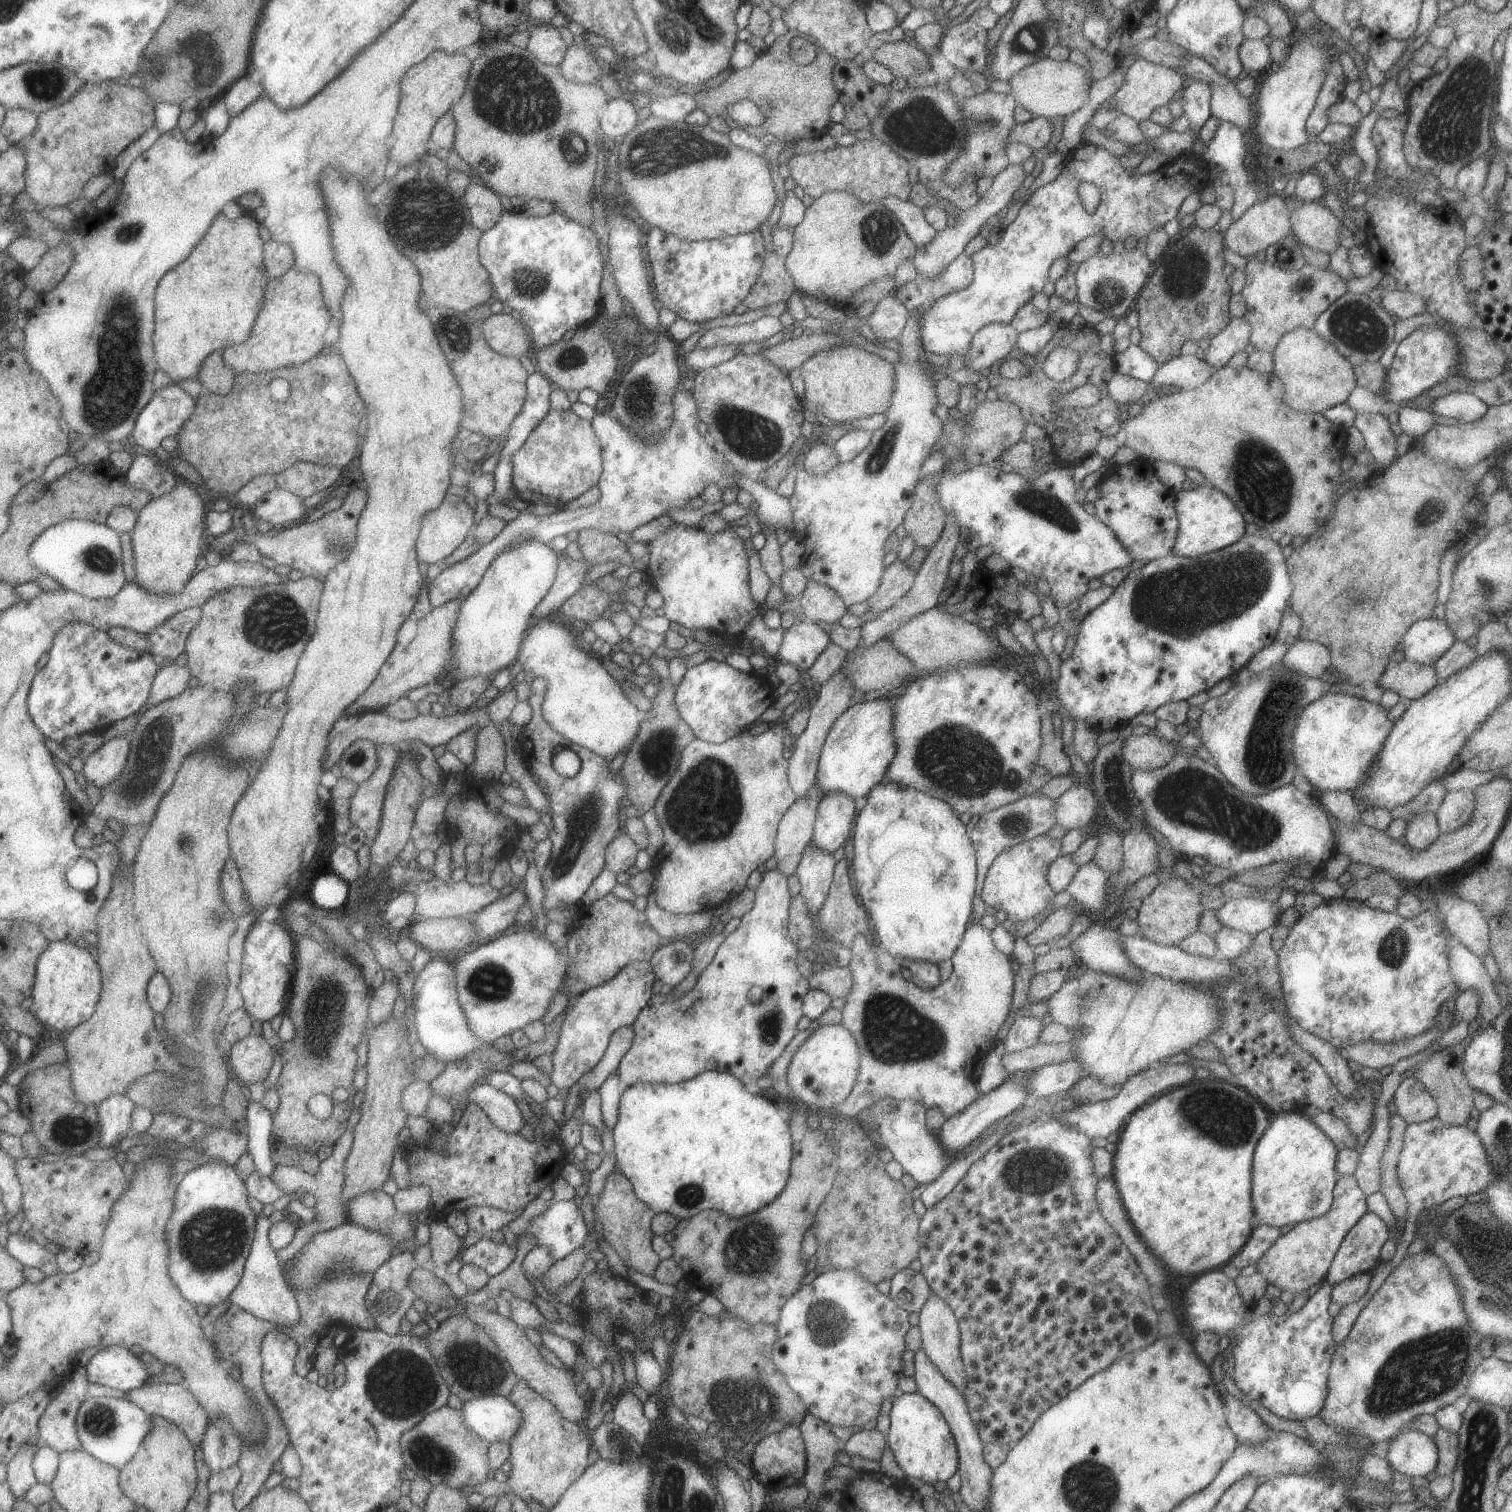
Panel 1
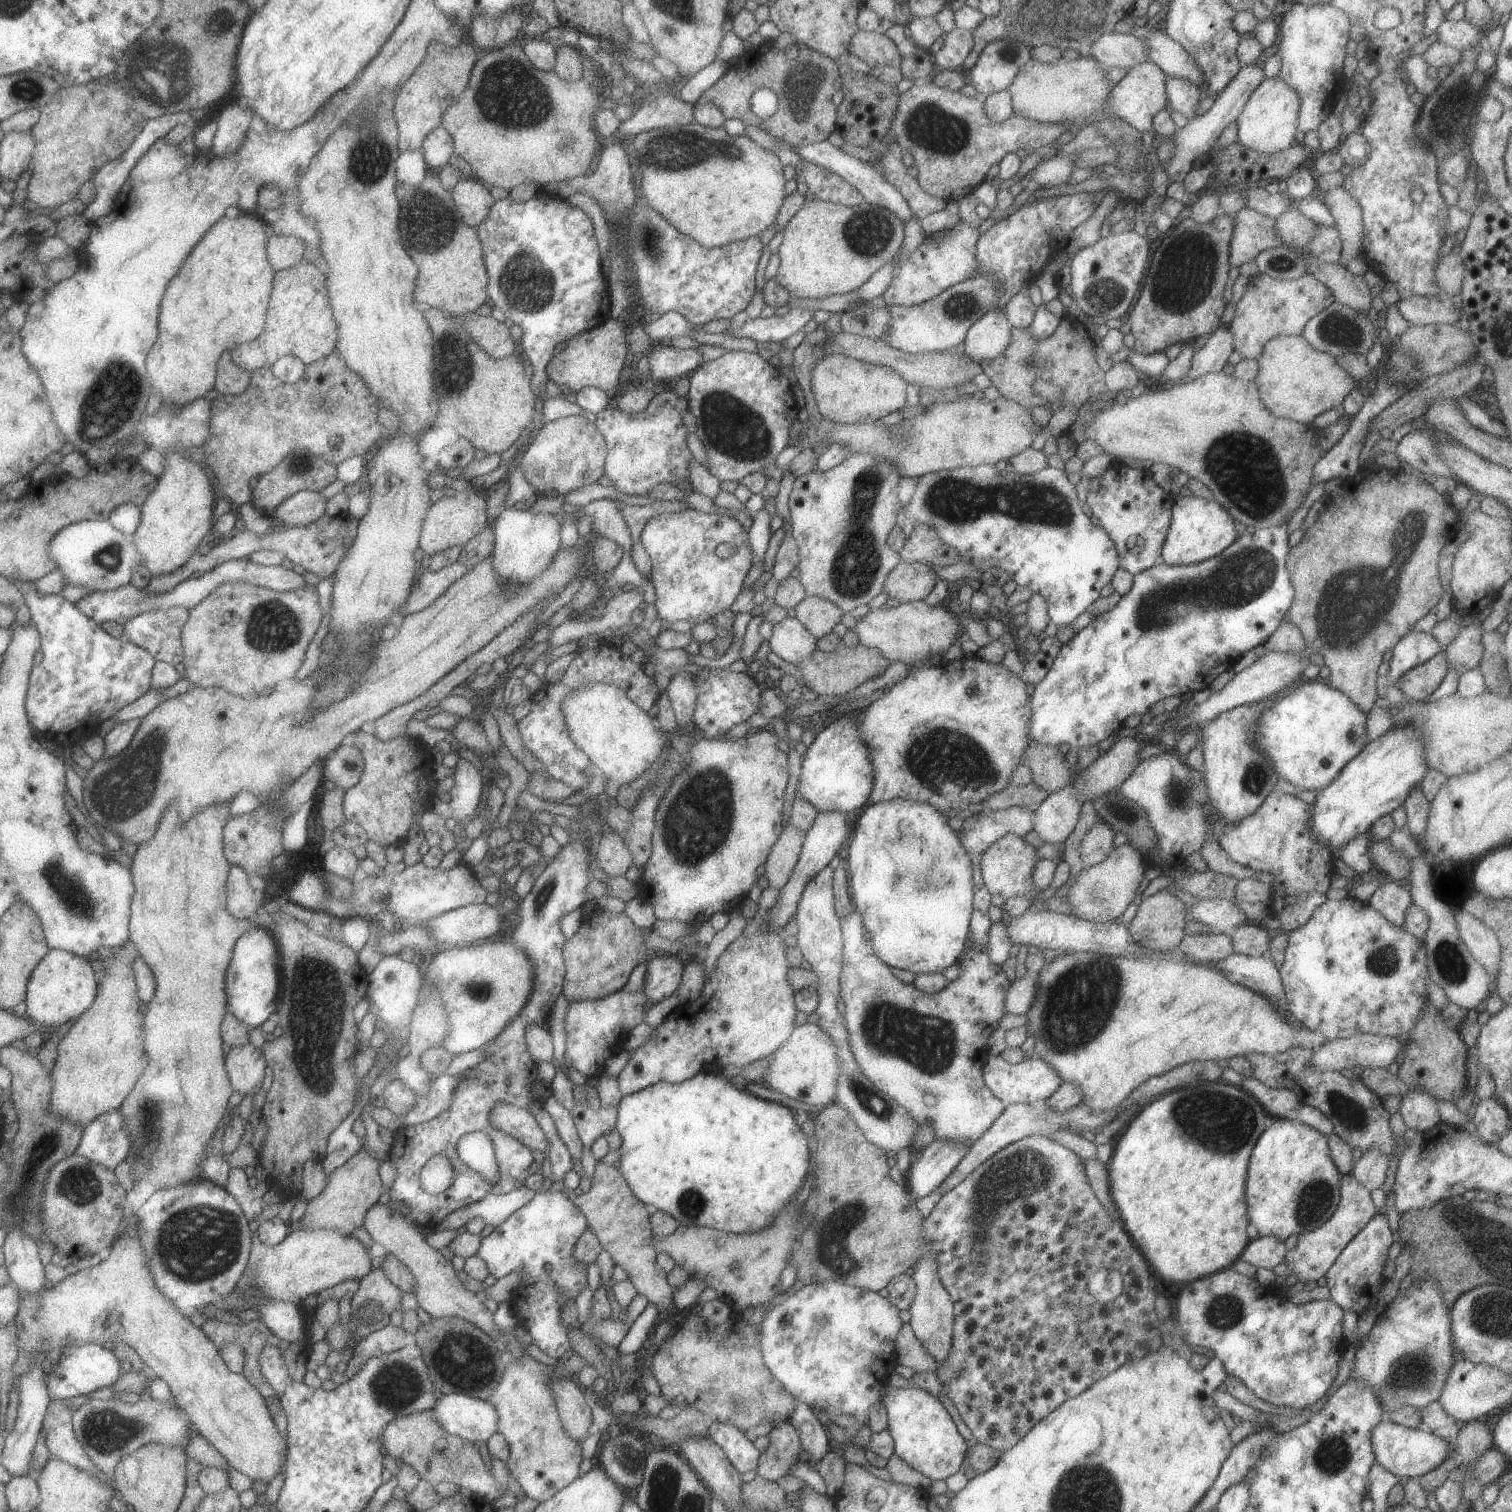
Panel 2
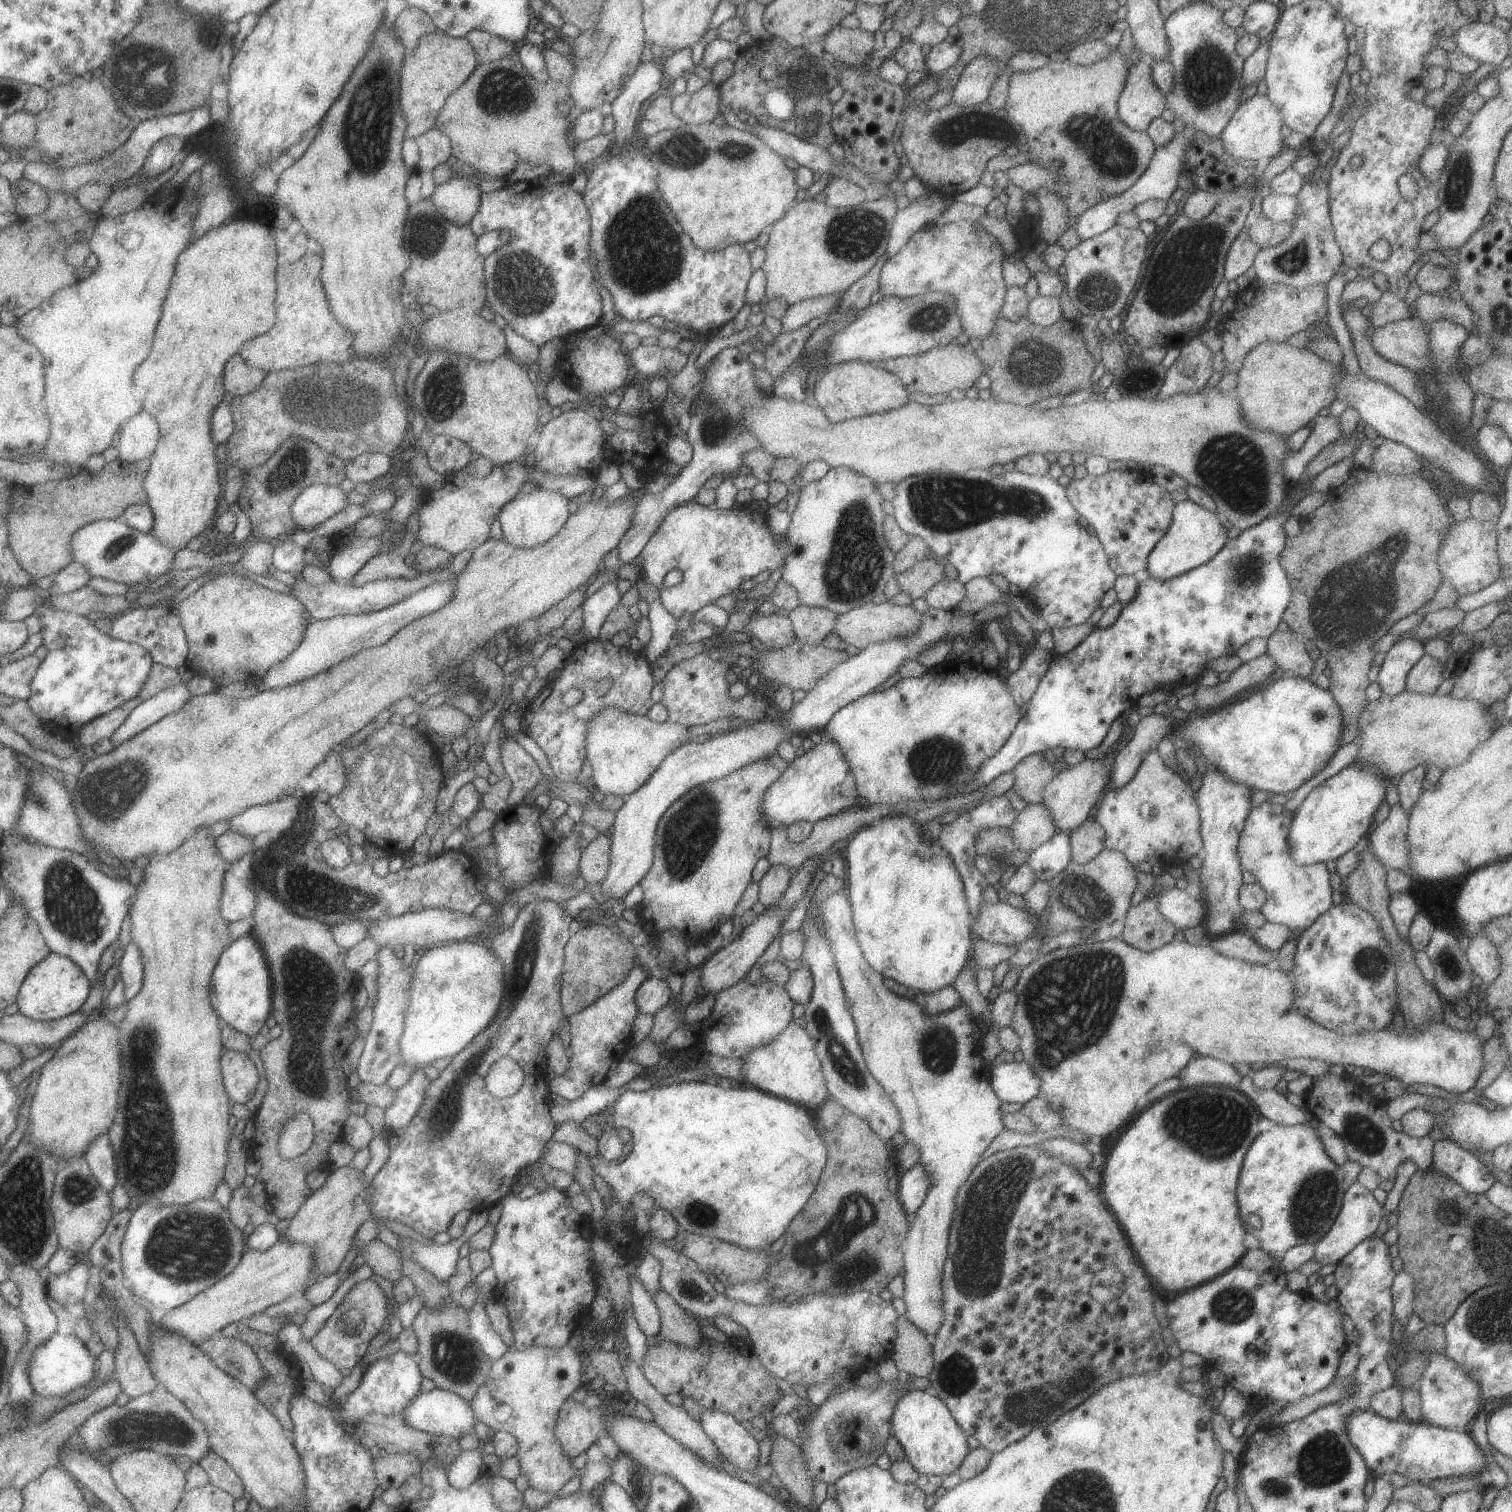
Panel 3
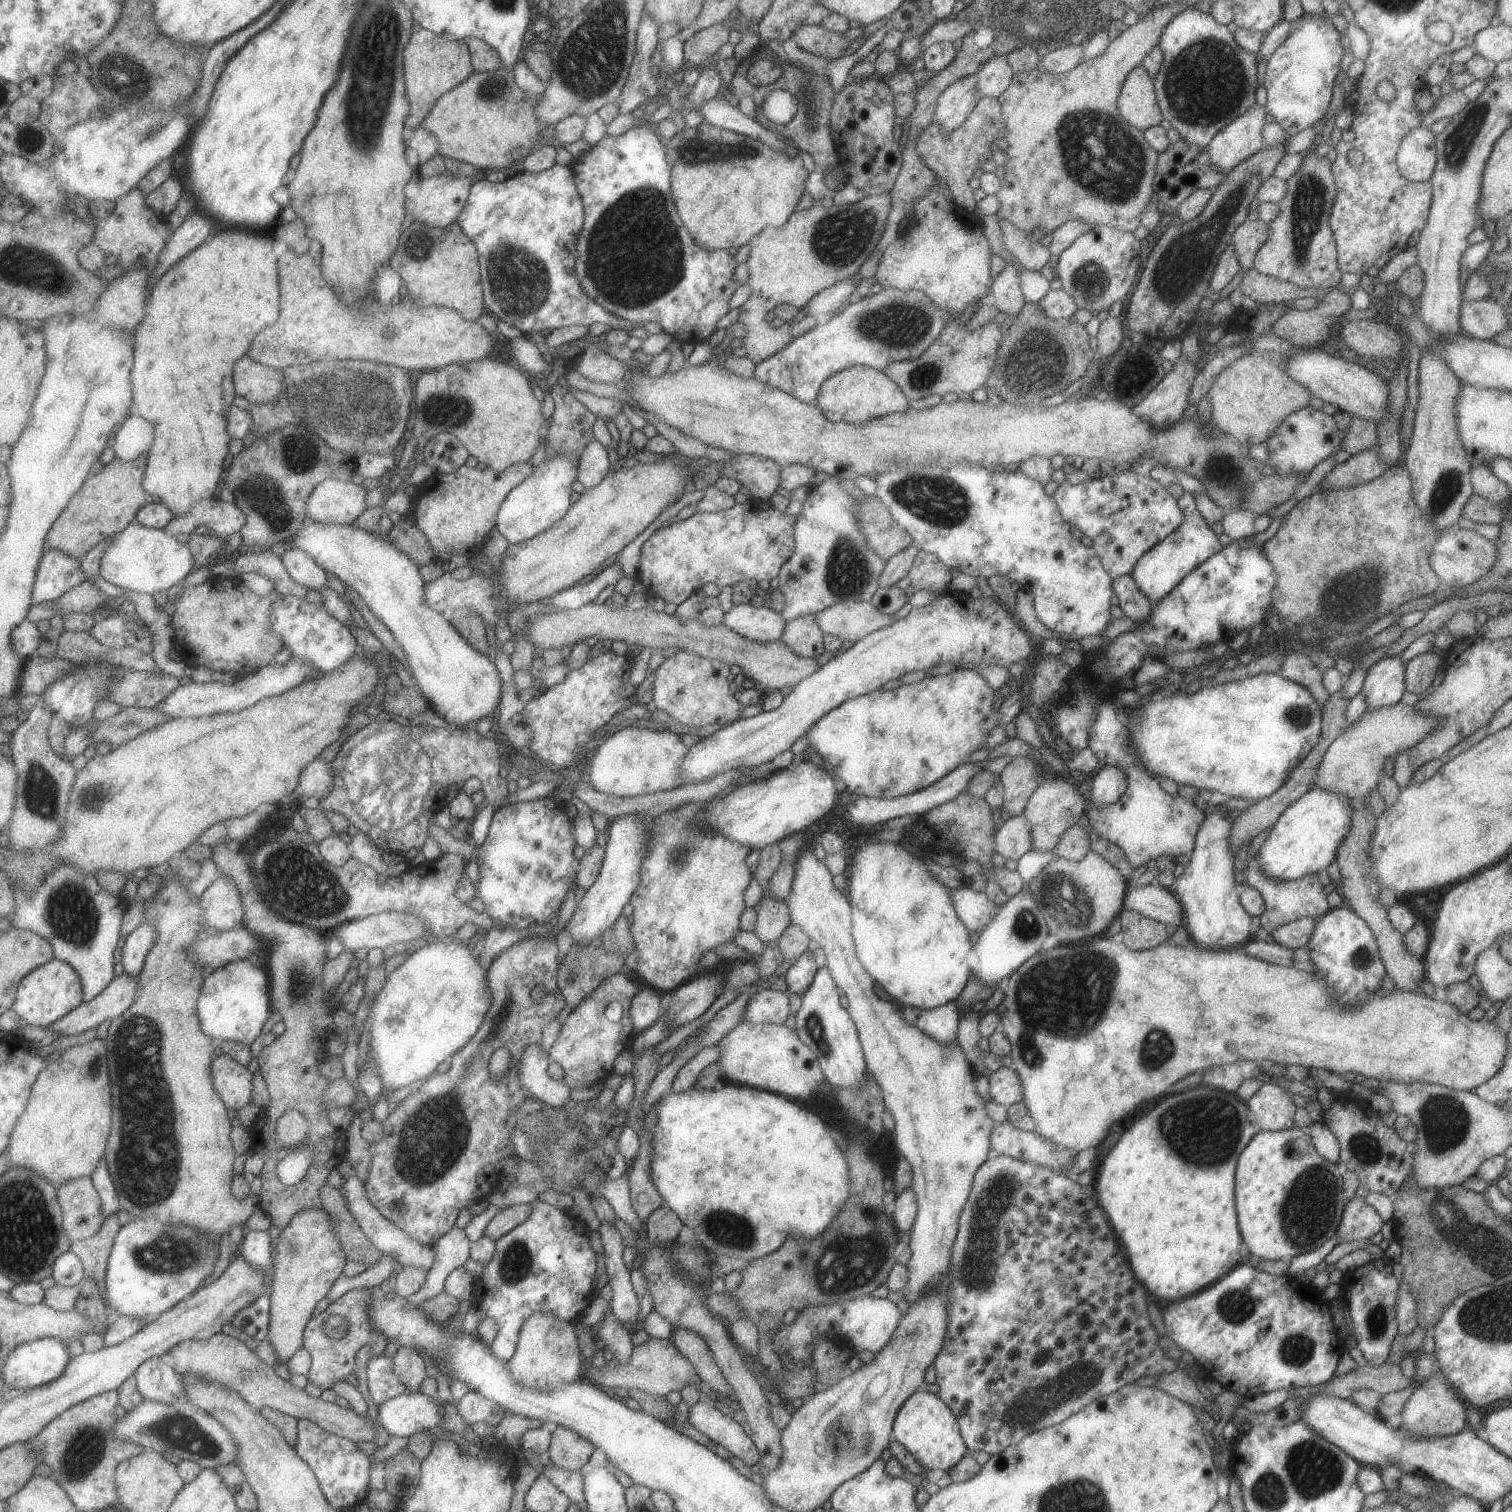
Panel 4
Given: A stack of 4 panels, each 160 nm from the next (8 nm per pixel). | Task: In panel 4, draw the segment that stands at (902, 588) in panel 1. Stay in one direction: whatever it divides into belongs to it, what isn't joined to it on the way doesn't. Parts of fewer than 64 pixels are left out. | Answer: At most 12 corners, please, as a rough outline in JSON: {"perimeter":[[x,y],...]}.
{"perimeter":[[919,552],[906,576],[913,590],[939,593],[950,584],[935,555]]}

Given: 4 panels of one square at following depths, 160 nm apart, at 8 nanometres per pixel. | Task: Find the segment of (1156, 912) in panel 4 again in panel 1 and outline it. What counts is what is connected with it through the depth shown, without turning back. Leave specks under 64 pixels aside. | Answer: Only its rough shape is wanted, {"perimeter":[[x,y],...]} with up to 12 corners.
{"perimeter":[[1227,900],[1217,909],[1223,926],[1250,937],[1277,926],[1276,902]]}

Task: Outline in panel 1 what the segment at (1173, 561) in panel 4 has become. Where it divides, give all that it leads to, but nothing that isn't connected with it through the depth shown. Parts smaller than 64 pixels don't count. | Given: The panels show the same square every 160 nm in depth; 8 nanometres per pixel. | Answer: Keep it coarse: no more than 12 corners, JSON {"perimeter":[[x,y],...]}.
{"perimeter":[[1207,482],[1176,491],[1171,552],[1201,556],[1245,535],[1243,516]]}

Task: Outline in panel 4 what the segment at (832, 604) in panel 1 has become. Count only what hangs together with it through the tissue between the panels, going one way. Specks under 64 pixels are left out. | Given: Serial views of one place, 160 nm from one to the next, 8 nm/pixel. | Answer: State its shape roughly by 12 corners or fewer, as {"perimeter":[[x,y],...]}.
{"perimeter":[[815,615],[789,619],[780,640],[797,656],[818,658],[823,635]]}

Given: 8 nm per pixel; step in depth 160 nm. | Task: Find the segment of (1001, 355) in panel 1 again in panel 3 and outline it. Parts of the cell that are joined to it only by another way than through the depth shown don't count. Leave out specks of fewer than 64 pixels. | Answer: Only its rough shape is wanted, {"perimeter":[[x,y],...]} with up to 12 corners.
{"perimeter":[[934,220],[887,258],[879,293],[955,298],[967,337],[1000,317],[1005,256],[978,222]]}

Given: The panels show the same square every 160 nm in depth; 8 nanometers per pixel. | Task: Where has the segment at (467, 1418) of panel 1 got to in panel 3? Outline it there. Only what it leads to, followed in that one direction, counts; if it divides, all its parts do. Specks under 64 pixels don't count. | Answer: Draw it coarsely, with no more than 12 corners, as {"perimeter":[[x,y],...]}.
{"perimeter":[[420,1391],[401,1410],[415,1430],[455,1439],[478,1422],[463,1398]]}

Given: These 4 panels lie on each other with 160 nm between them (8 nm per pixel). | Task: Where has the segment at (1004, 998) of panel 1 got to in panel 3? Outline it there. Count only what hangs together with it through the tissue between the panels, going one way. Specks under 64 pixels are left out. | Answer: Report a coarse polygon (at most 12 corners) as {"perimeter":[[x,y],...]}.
{"perimeter":[[841,891],[811,898],[866,1068],[929,1190],[904,1316],[932,1339],[953,1198],[1004,1129],[961,1001],[887,990]]}

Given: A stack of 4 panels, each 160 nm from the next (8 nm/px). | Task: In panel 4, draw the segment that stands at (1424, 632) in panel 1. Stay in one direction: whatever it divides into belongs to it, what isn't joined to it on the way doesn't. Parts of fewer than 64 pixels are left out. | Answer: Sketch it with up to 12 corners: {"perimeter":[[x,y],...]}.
{"perimeter":[[1399,656],[1367,668],[1359,693],[1368,709],[1403,696],[1406,664]]}

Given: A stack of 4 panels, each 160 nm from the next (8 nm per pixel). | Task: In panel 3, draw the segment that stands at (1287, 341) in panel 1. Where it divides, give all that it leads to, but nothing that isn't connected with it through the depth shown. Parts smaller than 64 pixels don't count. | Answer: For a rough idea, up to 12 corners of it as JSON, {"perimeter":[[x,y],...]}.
{"perimeter":[[1300,344],[1245,354],[1251,430],[1288,437],[1335,401],[1341,370]]}

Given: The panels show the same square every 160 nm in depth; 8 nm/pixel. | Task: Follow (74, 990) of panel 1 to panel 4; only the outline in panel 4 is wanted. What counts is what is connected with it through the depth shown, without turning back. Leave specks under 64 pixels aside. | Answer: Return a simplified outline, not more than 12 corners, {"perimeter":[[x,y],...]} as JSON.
{"perimeter":[[55,957],[18,987],[14,1012],[47,1027],[84,1002],[82,976]]}

